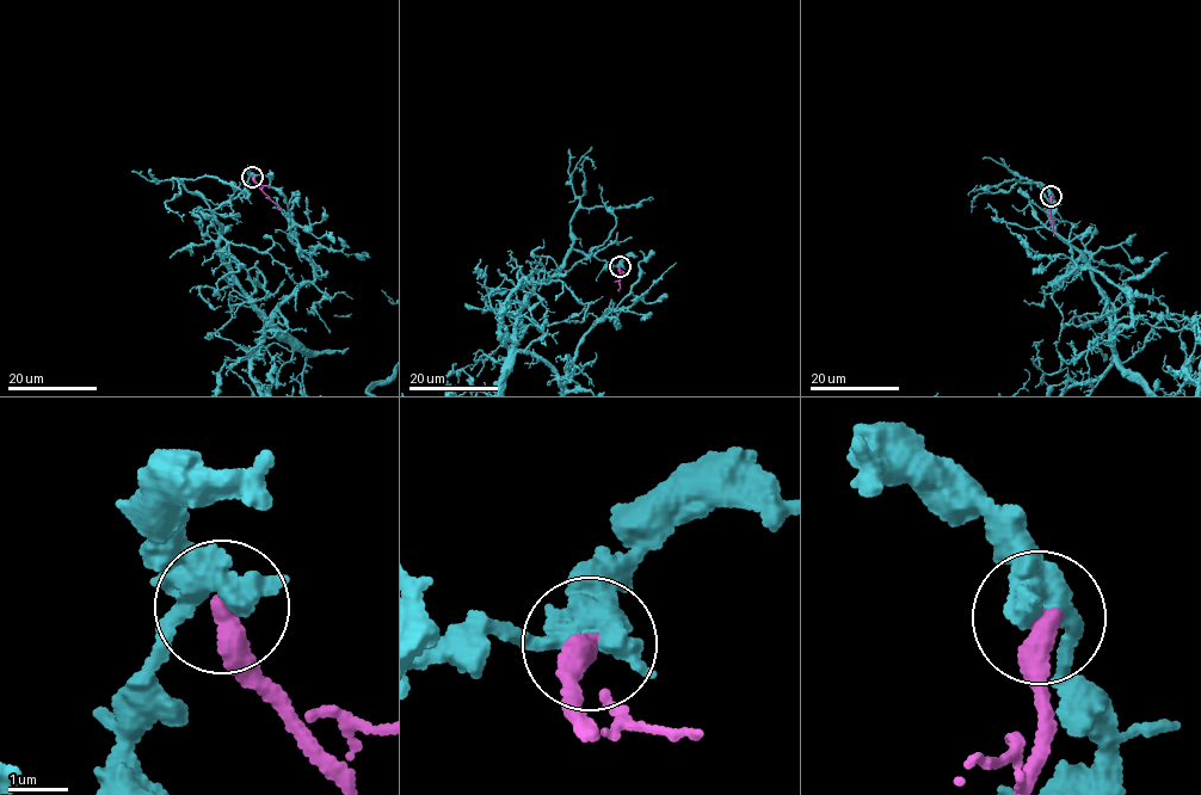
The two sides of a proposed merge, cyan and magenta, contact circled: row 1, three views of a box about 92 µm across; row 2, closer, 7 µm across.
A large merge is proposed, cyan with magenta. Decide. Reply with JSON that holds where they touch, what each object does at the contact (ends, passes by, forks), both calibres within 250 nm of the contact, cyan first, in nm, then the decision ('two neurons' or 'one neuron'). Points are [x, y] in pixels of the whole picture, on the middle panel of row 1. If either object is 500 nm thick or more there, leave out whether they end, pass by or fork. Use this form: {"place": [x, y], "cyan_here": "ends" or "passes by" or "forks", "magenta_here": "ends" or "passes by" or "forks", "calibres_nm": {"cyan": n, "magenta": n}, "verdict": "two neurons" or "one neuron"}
{"place": [620, 266], "calibres_nm": {"cyan": 600, "magenta": 440}, "verdict": "two neurons"}

